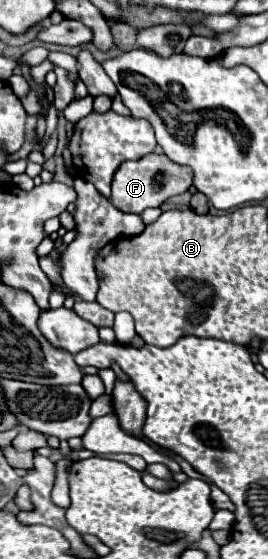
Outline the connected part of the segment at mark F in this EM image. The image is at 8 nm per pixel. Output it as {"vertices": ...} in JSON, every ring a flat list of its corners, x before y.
{"vertices":[[148,154,146,158,124,162,118,168,118,174,114,176,114,182,112,182,110,200,122,212,140,214,146,208,162,206,162,202,166,202,176,194,186,192,190,186,192,186,190,170,182,170,182,166,174,166,174,162,170,162,170,158,166,158,164,154]]}

